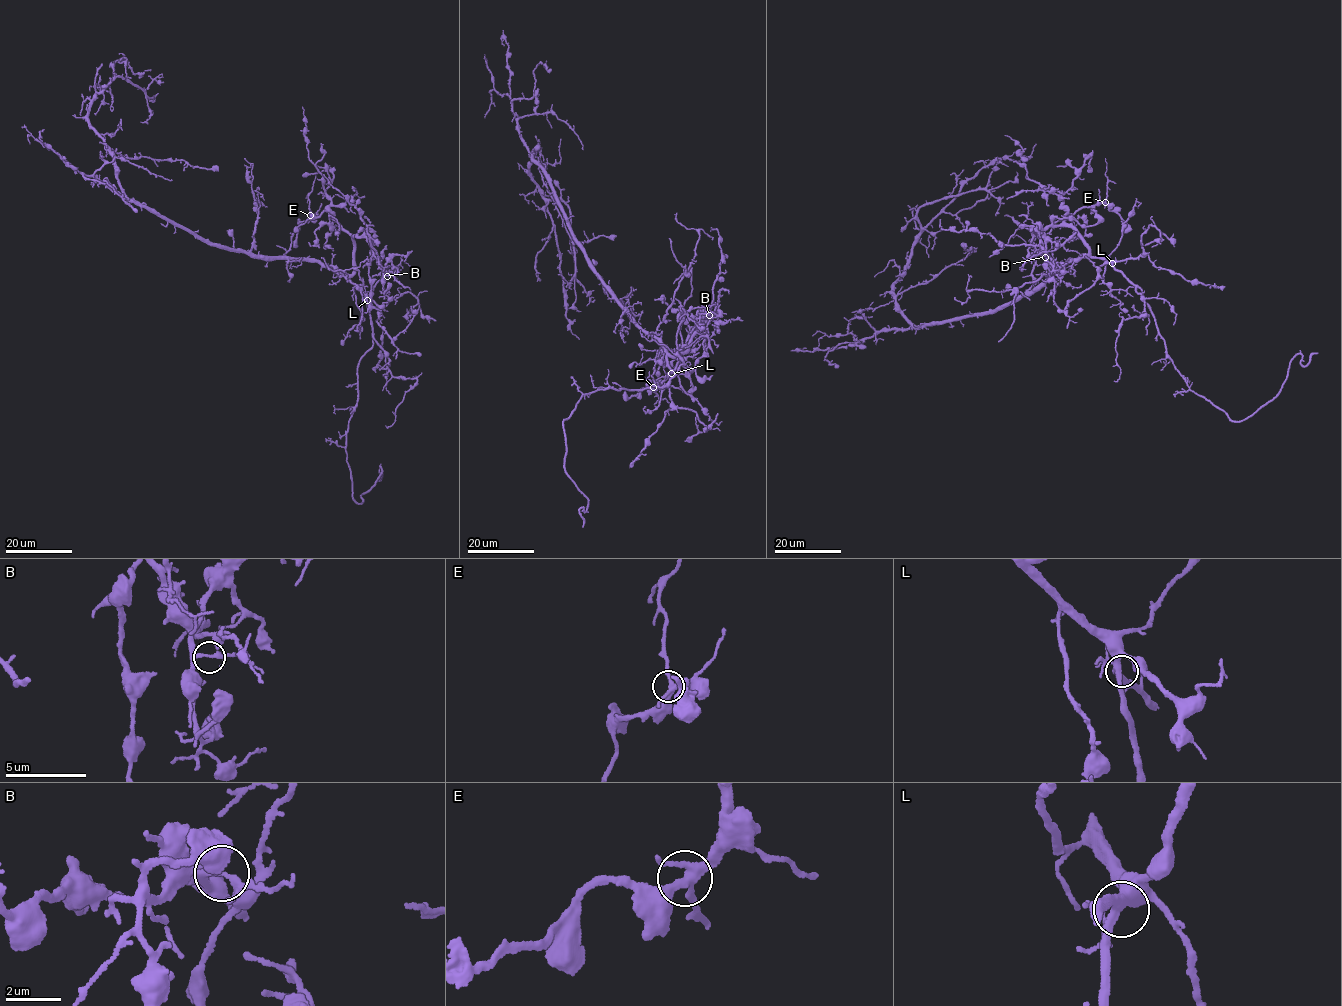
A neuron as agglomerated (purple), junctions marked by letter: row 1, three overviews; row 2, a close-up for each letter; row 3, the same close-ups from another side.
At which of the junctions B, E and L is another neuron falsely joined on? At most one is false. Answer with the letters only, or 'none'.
B

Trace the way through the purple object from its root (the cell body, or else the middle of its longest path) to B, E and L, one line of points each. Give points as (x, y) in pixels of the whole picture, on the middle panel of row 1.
B: (614, 293), (614, 299), (629, 318), (674, 357), (687, 348), (699, 323), (705, 322), (706, 314), (709, 315)
E: (614, 293), (614, 299), (629, 318), (672, 355), (678, 356), (689, 346), (661, 351), (658, 380), (653, 387)
L: (614, 293), (614, 299), (629, 318), (664, 348), (671, 373)

